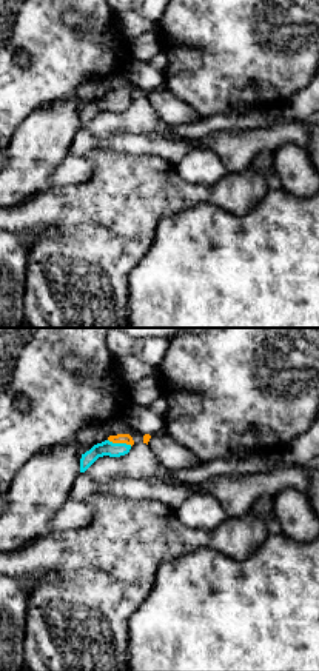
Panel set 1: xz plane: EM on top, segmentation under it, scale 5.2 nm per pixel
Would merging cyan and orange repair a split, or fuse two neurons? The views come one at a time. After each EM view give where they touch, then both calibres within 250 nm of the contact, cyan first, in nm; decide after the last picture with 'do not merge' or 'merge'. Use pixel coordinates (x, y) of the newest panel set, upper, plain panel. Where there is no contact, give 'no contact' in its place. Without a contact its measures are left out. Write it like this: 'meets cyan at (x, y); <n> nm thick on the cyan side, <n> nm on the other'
meets cyan at (120, 99); 80 nm thick on the cyan side, 50 nm on the other

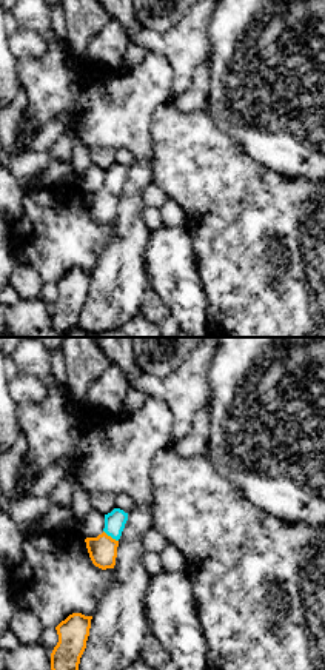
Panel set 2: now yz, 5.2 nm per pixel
meets cyan at (111, 191); 110 nm thick on the cyan side, 150 nm on the other

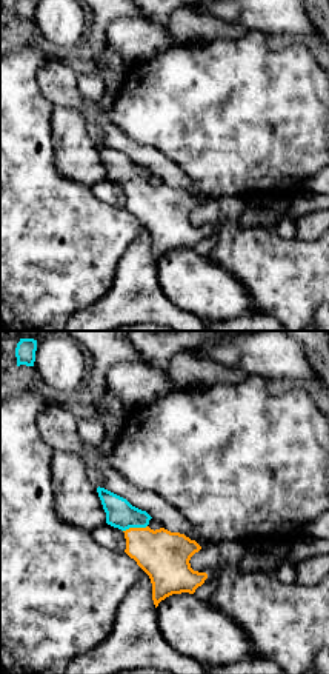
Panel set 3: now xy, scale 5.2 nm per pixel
meets cyan at (134, 182); 150 nm thick on the cyan side, 260 nm on the other

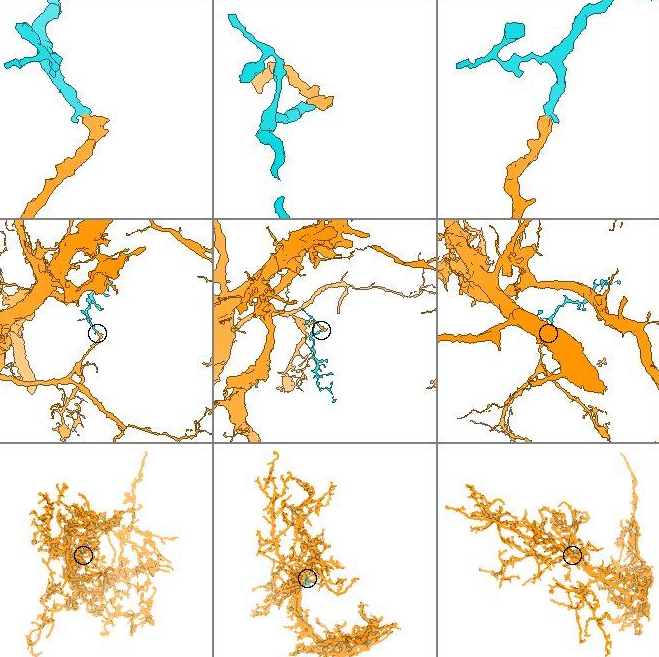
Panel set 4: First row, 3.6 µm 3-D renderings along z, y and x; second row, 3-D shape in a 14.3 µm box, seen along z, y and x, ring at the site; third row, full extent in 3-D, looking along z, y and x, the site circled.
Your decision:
merge

